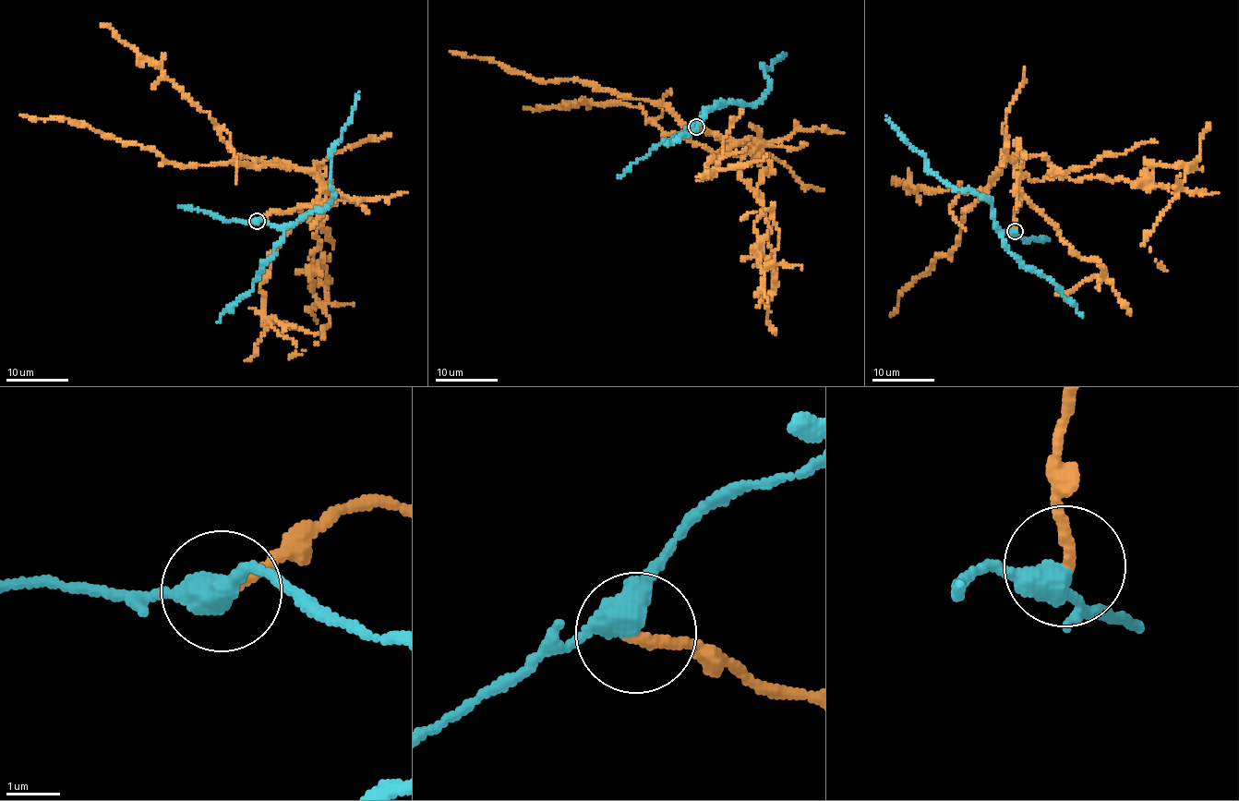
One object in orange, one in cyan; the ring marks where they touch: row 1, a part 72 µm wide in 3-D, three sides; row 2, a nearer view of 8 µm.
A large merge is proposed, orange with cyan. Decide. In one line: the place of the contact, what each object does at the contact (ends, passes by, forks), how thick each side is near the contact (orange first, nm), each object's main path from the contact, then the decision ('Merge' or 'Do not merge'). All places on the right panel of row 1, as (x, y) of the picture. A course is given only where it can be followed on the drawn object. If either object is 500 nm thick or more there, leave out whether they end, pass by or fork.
Place: (1015, 231). At the ring orange ends. At the ring cyan passes by. Thickness 220 nm (orange) against 440 nm. Course of orange: (1014, 230), (1021, 193), (1013, 160), (1002, 157), (986, 194), (964, 212), (956, 246), (902, 290), (891, 315). Course of cyan: (1014, 230), (1000, 232), (992, 200), (972, 190), (947, 186), (886, 116). Do not merge

